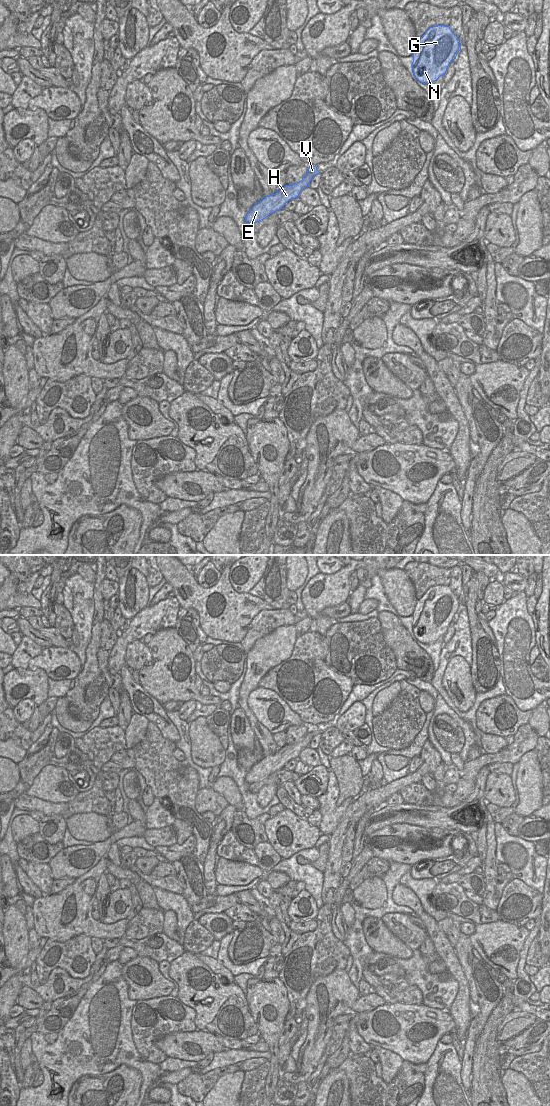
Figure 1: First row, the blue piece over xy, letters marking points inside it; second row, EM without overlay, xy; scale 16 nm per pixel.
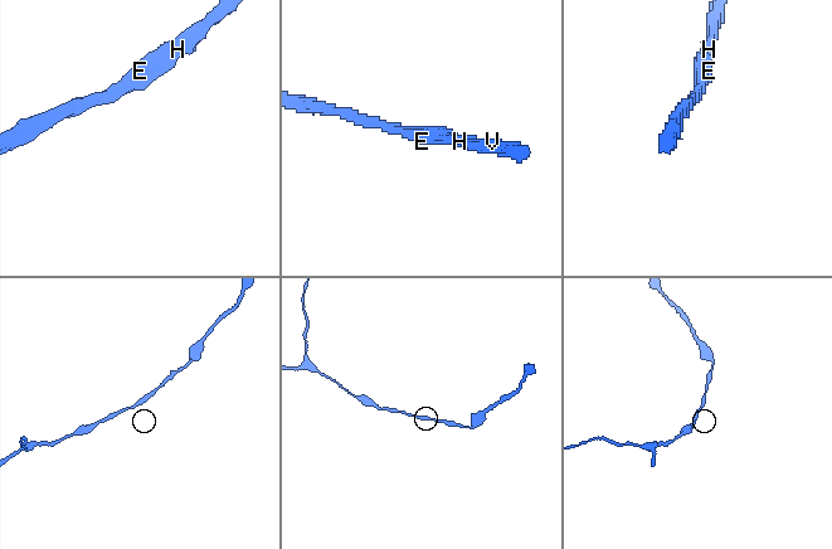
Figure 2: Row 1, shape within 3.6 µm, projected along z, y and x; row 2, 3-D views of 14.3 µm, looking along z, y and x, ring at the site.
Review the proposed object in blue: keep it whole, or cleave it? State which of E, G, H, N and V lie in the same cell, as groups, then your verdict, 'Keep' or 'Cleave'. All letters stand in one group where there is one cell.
Groups: E G H N V. Keep

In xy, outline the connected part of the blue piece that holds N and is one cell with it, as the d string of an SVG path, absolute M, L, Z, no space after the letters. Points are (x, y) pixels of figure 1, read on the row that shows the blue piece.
M449 26L430 27L417 40L412 54L412 71L415 78L423 84L435 82L445 75L449 64L460 50L460 39Z

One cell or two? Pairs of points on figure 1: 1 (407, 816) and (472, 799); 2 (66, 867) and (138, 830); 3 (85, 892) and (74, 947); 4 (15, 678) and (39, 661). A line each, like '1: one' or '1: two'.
1: one
2: one
3: two
4: two

